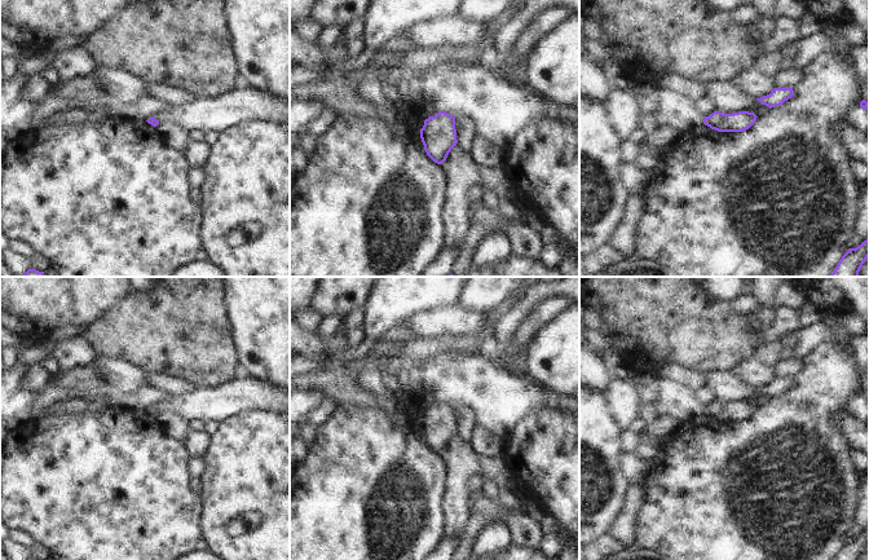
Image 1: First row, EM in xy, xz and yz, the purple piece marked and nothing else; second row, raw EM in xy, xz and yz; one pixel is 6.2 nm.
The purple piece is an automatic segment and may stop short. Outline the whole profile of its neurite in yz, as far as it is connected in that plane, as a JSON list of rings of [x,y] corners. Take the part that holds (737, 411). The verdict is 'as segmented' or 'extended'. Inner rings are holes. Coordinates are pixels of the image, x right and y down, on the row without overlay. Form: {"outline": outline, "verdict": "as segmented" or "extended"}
{"outline": [[[714,401],[711,405],[703,407],[703,414],[718,422],[744,422],[755,413],[756,407],[754,402],[749,401],[733,404]]], "verdict": "as segmented"}

